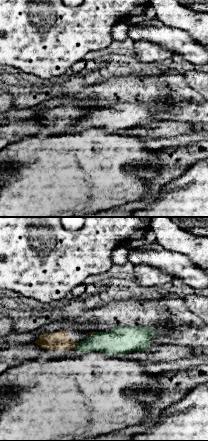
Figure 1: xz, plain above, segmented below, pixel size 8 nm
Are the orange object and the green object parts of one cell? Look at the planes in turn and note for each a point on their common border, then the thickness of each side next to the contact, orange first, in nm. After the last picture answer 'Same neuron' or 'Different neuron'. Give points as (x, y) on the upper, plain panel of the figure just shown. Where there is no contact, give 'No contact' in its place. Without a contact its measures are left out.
Touches orange at (77, 120). Thickness 150 nm (orange) against 190 nm

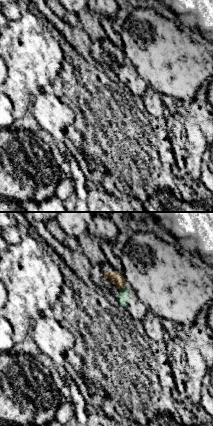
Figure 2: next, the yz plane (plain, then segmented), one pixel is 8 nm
Touches orange at (122, 64). Thickness 100 nm (orange) against 110 nm

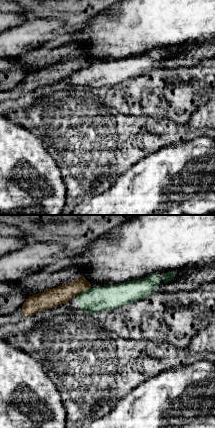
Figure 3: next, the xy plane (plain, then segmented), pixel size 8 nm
Touches orange at (82, 67). Thickness 140 nm (orange) against 200 nm

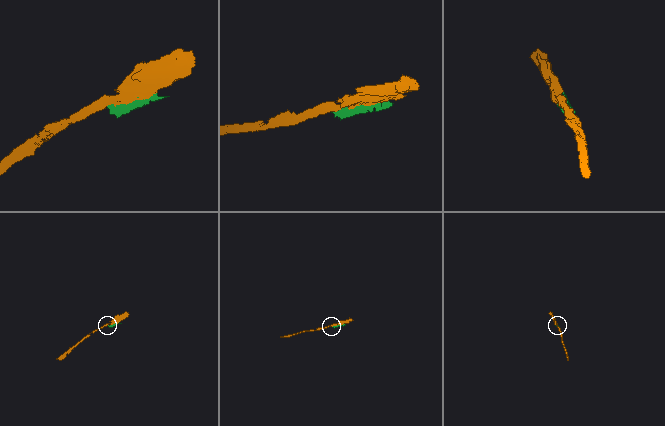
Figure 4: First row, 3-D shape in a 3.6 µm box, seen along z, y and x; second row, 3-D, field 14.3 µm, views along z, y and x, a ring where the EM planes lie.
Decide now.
Different neuron

